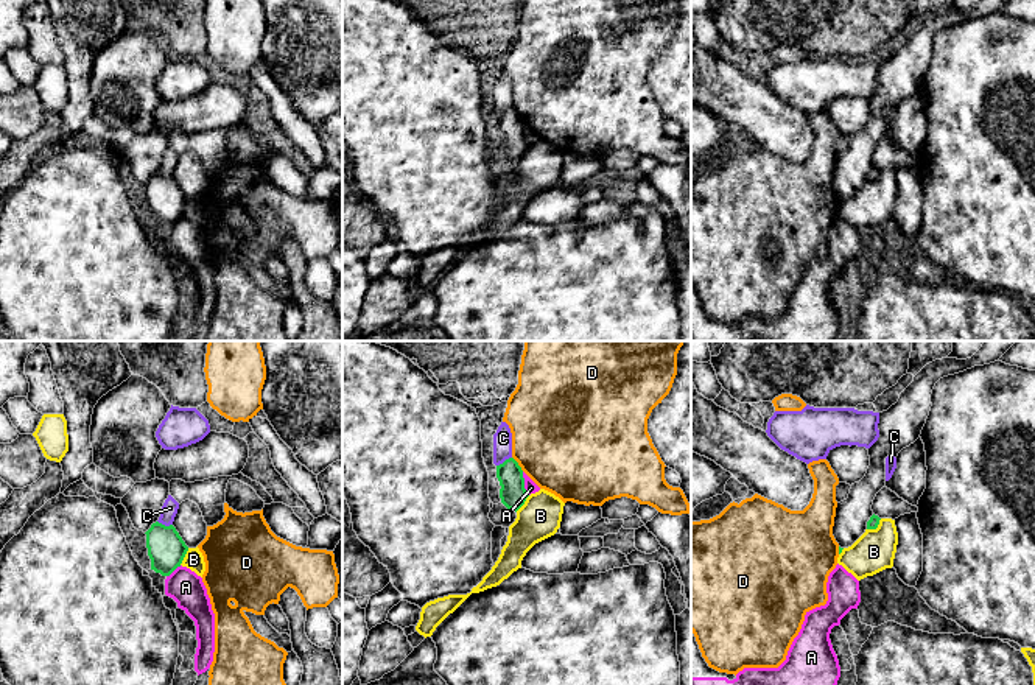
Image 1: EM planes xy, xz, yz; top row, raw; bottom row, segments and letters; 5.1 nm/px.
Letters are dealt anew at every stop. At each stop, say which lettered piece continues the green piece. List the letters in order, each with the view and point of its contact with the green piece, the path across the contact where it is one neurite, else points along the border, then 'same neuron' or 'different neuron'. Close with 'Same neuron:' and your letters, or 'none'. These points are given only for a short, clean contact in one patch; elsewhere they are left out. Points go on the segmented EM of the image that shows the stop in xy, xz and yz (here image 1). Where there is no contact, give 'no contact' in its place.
A: meets green in xz at (523, 483); border along xz (522, 472), (525, 489), (529, 494); different neuron
B: meets green in yz at (875, 528); different neuron
C: meets green in xy at (164, 525); different neuron
D: meets green in xz at (517, 464); border along xz (512, 456), (523, 470); different neuron
Same neuron: none

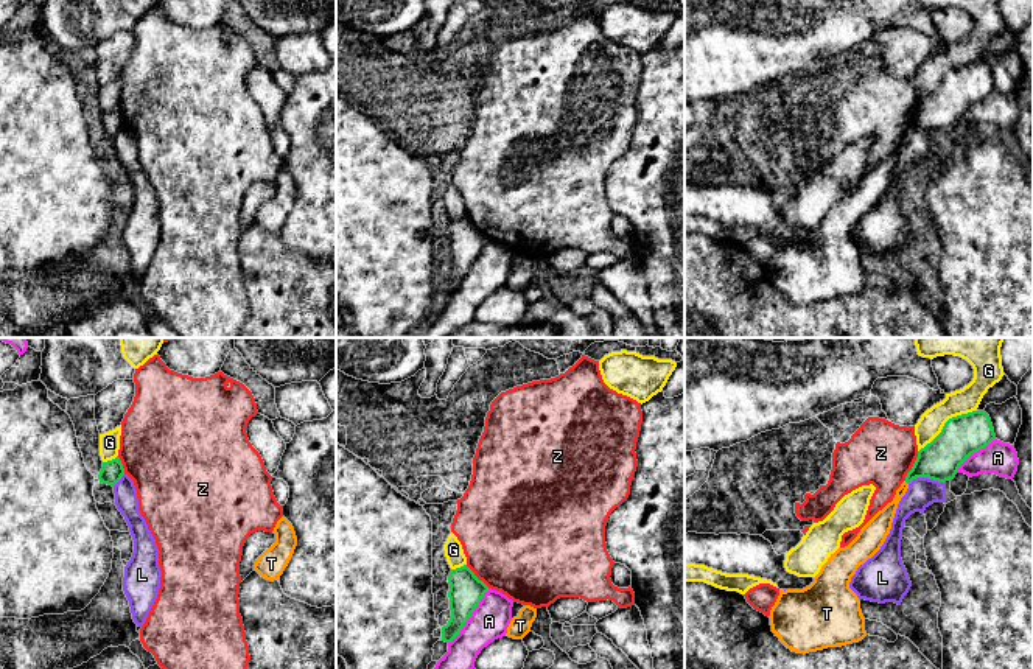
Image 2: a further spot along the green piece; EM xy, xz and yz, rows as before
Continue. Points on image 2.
A: meets green in xz at (470, 615); different neuron
G: meets green in yz at (945, 423); different neuron
L: meets green in yz at (926, 476); border along yz (945, 481), (915, 478), (909, 484); different neuron
T: no contact; same neuron
Z: meets green in yz at (913, 465); border along yz (918, 451), (904, 479); different neuron
Same neuron: T

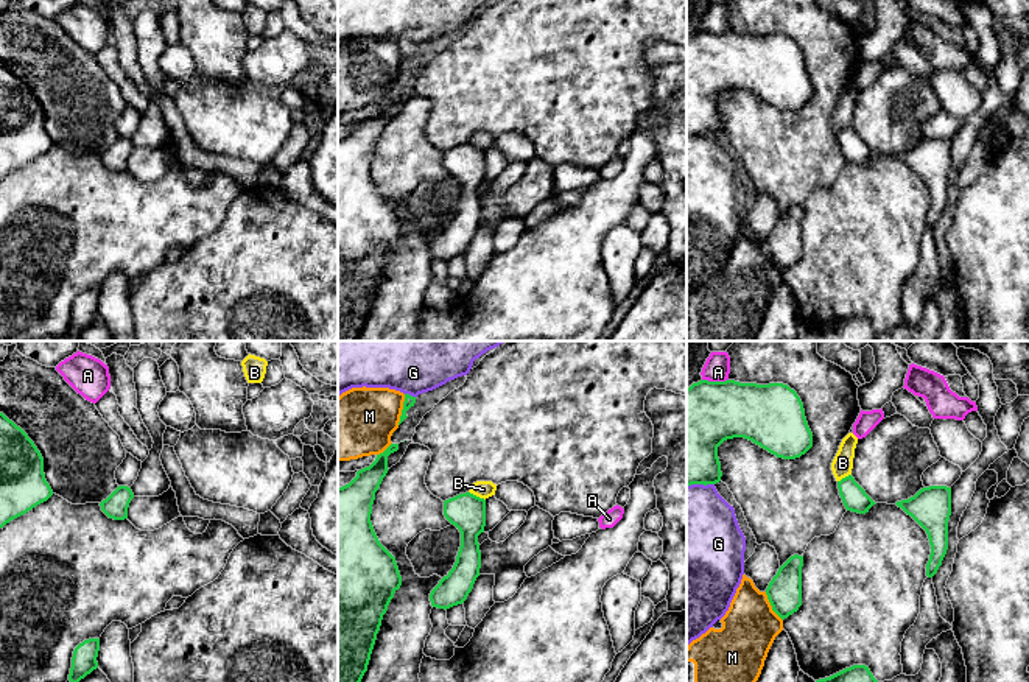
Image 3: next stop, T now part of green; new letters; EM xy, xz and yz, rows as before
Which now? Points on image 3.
A: meets green in yz at (715, 382); different neuron
B: meets green in xz at (475, 495); different neuron
G: meets green in xz at (408, 394); different neuron
M: meets green in xz at (402, 410); different neuron
Same neuron: none

